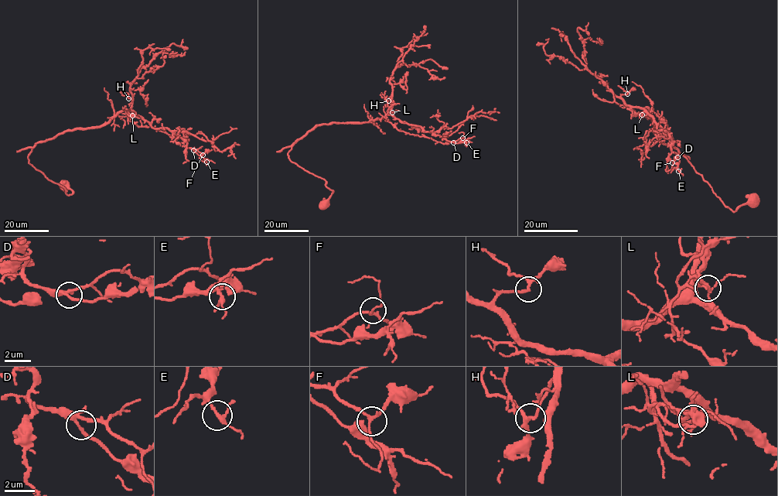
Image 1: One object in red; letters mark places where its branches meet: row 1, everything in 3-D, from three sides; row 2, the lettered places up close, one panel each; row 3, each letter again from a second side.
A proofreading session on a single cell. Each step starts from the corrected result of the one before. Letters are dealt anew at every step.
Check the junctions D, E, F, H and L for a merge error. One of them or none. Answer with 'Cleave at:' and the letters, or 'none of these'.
Cleave at: L

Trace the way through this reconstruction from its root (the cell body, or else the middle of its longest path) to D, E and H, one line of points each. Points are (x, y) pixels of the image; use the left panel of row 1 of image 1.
D: (65, 185), (71, 194), (29, 162), (35, 145), (100, 127), (124, 109), (168, 128), (193, 150)
E: (65, 185), (71, 194), (29, 162), (35, 145), (100, 127), (124, 109), (168, 128), (206, 162)
H: (65, 185), (71, 194), (29, 162), (32, 149), (37, 142), (66, 131), (105, 125), (131, 107), (128, 97)

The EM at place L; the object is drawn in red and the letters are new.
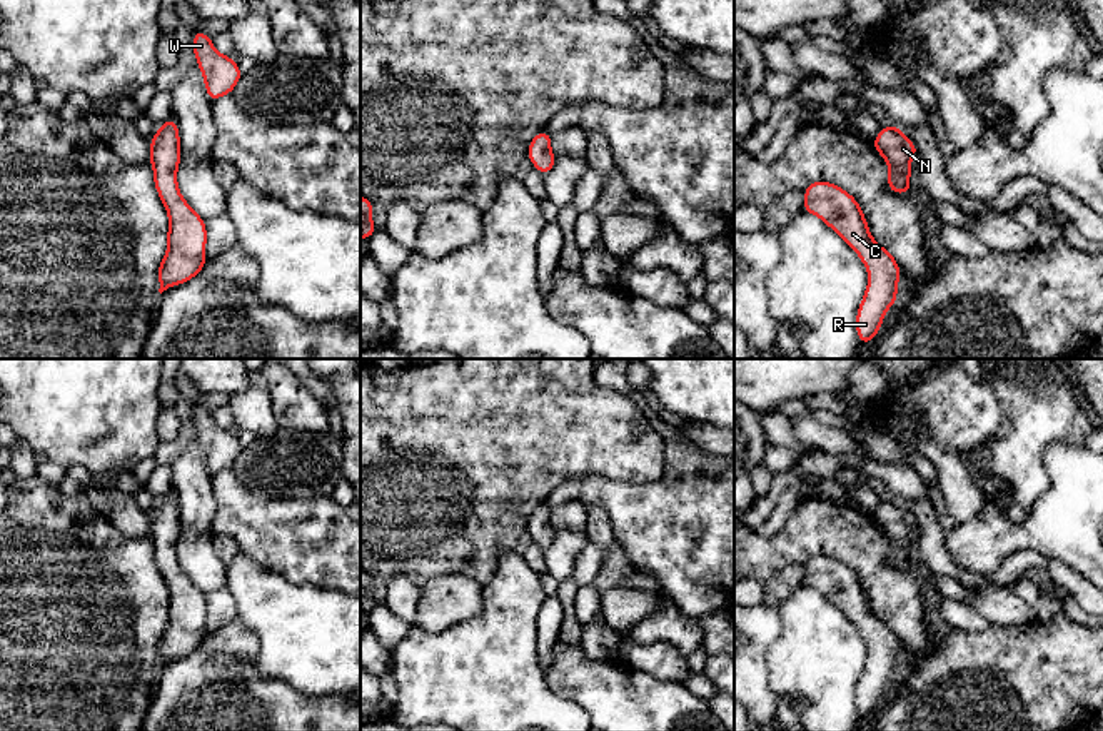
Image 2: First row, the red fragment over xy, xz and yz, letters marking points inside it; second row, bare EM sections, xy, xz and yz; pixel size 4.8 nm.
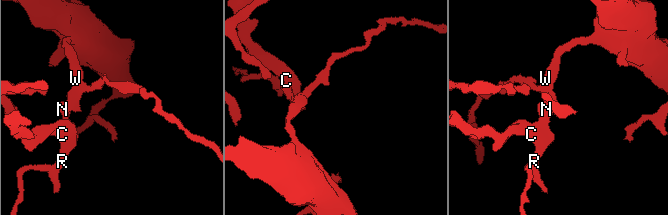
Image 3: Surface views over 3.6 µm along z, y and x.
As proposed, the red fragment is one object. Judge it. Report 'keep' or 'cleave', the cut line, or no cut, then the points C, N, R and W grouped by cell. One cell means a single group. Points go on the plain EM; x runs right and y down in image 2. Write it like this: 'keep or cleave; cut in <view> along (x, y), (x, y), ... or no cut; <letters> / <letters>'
cleave; cut in xy along (177, 504), (172, 508), (171, 539), (166, 544), (154, 544); C R / N W

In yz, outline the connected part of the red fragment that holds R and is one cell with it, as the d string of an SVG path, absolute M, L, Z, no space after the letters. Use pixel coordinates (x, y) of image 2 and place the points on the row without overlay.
M824 554L804 561L803 586L819 591L863 634L869 654L856 688L856 706L859 718L871 716L886 684L896 678L901 649L896 633L871 611L858 574L841 561Z

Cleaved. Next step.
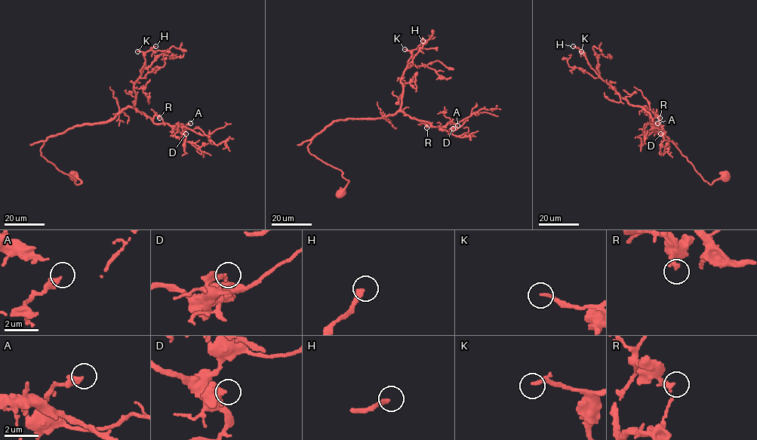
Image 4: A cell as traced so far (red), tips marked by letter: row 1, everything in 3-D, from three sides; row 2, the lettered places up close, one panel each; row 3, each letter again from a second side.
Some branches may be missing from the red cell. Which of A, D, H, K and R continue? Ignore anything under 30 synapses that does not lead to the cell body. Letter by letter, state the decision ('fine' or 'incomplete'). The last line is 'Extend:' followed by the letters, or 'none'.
A: fine
D: fine
H: incomplete
K: fine
R: fine
Extend: H

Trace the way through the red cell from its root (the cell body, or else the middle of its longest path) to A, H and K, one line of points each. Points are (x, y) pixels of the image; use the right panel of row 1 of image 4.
A: (725, 175), (712, 184), (706, 181), (669, 138), (652, 128), (644, 106), (657, 123)
H: (725, 175), (712, 184), (706, 181), (669, 138), (652, 128), (647, 109), (623, 98), (573, 46)
K: (725, 175), (712, 184), (706, 181), (669, 138), (652, 128), (647, 109), (623, 98), (598, 75), (581, 51)

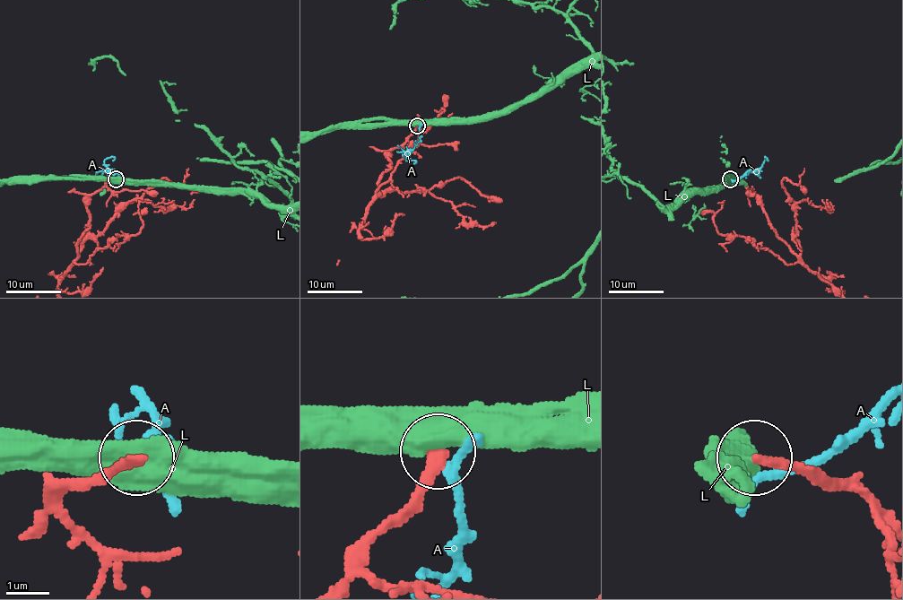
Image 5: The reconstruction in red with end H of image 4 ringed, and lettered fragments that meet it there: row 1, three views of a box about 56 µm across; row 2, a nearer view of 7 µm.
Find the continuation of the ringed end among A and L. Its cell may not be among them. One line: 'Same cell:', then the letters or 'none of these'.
Same cell: none of these

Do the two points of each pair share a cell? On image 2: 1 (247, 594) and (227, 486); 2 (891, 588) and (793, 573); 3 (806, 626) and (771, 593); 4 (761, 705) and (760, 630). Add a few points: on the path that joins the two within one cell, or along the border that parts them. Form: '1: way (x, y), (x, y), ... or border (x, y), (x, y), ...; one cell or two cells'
1: border (241, 551), (264, 568), (276, 571); two cells
2: border (803, 561), (785, 564), (765, 584); two cells
3: border (801, 584), (776, 608); two cells
4: way (755, 686), (755, 648); one cell

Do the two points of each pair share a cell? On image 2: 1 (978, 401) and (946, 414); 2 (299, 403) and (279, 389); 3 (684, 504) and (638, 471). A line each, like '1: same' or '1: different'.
1: same
2: same
3: different

